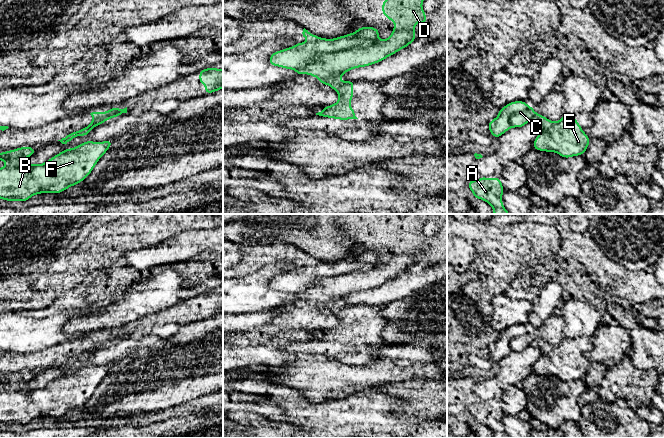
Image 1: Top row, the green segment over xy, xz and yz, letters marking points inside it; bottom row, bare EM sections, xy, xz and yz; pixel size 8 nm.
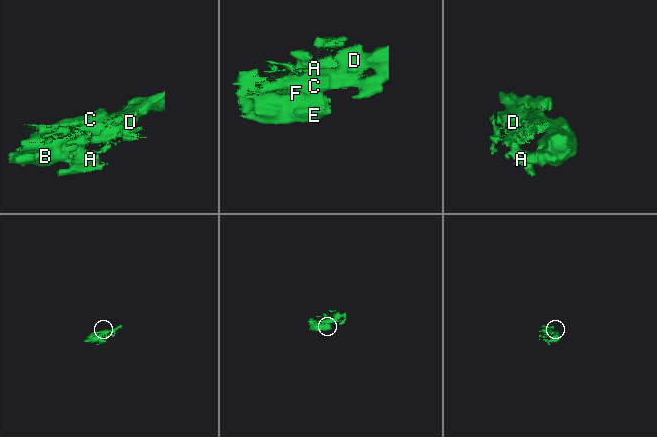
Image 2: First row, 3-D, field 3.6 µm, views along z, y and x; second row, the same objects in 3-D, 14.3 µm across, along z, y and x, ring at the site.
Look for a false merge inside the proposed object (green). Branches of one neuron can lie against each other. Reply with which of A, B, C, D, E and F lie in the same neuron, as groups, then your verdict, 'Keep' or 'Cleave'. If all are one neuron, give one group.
Groups: A C D / B E F. Cleave

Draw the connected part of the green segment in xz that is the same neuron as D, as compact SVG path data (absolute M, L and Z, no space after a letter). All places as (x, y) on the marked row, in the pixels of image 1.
M383 0L382 14L395 23L392 34L385 40L380 40L378 38L380 30L371 26L360 27L354 33L334 39L320 38L304 28L302 34L308 41L298 42L292 47L272 53L269 64L295 70L297 76L305 73L321 80L327 77L338 79L349 70L379 63L416 40L415 26L418 21L420 20L423 25L427 24L422 4L423 0Z

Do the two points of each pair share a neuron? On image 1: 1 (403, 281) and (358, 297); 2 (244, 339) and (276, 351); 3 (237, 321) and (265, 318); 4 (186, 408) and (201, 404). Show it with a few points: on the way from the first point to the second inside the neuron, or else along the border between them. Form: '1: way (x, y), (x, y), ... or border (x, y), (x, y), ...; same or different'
1: way (392, 290), (380, 296), (369, 297); same
2: border (236, 345), (240, 346); different
3: way (244, 321), (258, 319); same
4: way (190, 407), (197, 405); same

